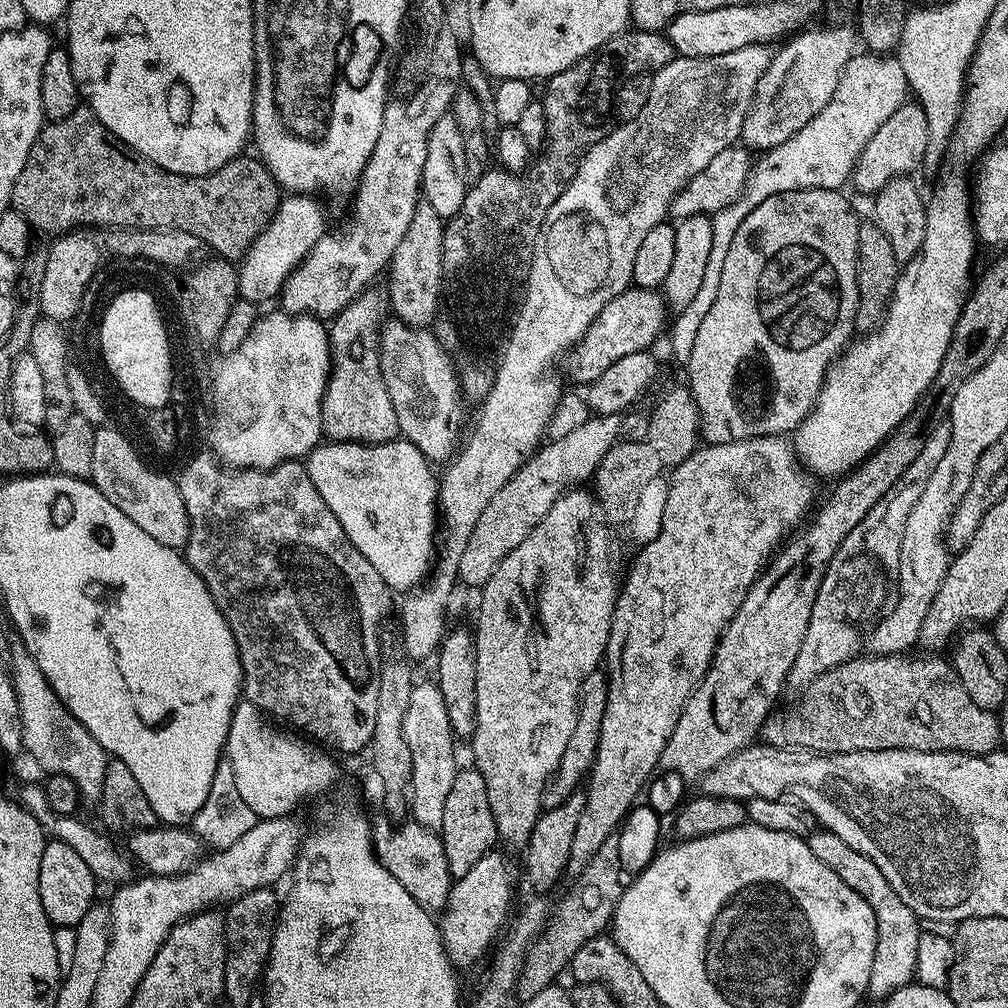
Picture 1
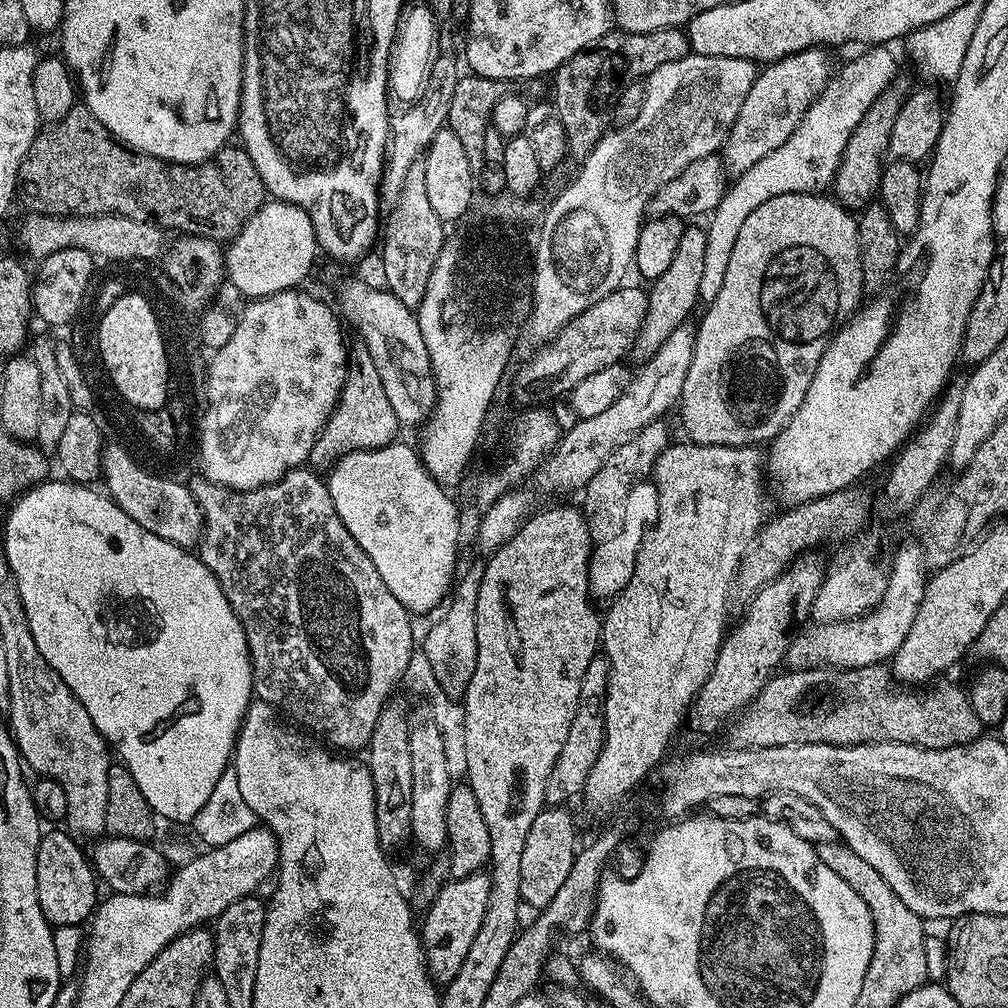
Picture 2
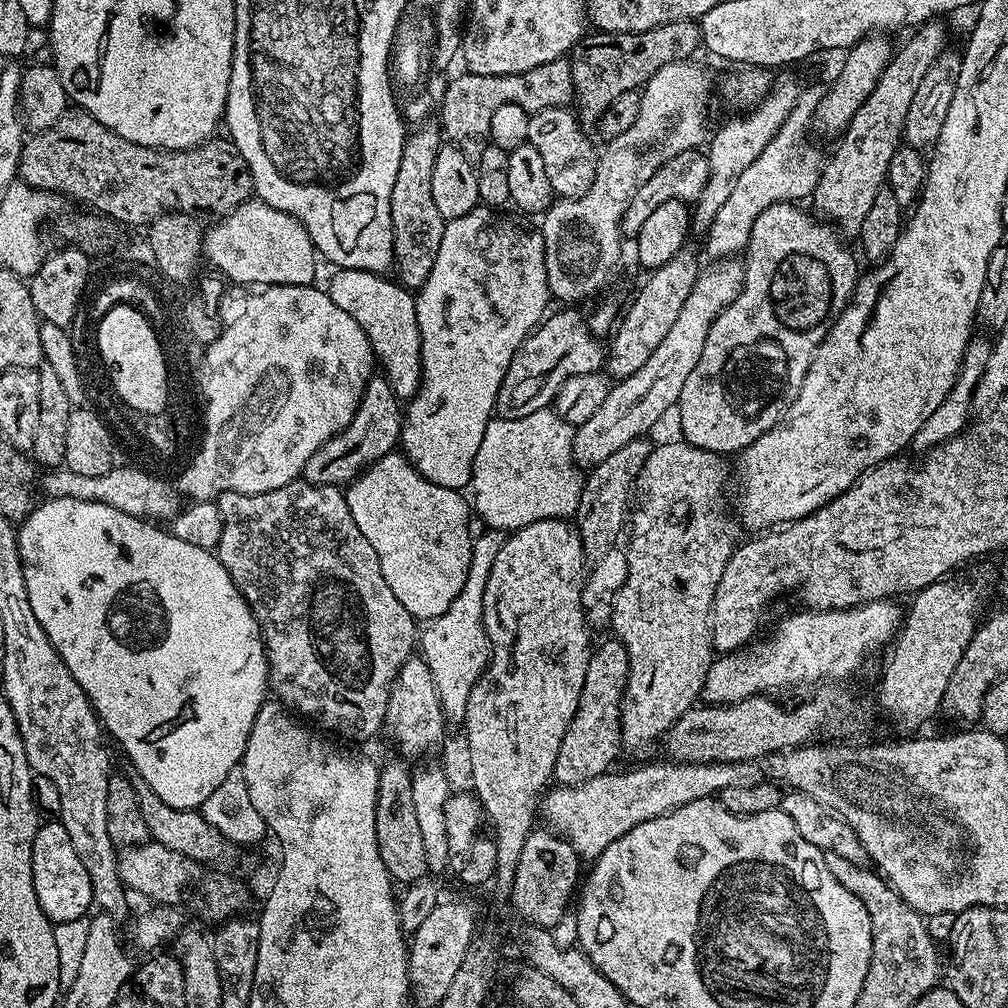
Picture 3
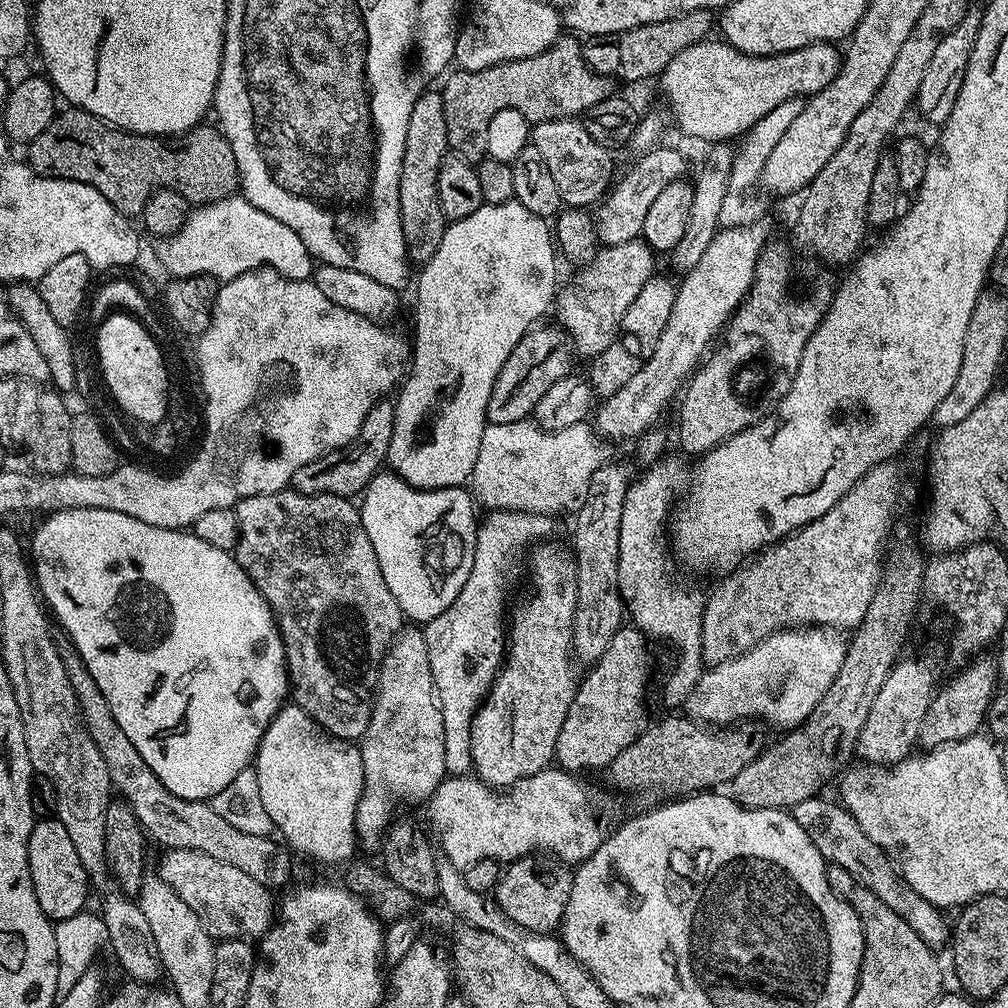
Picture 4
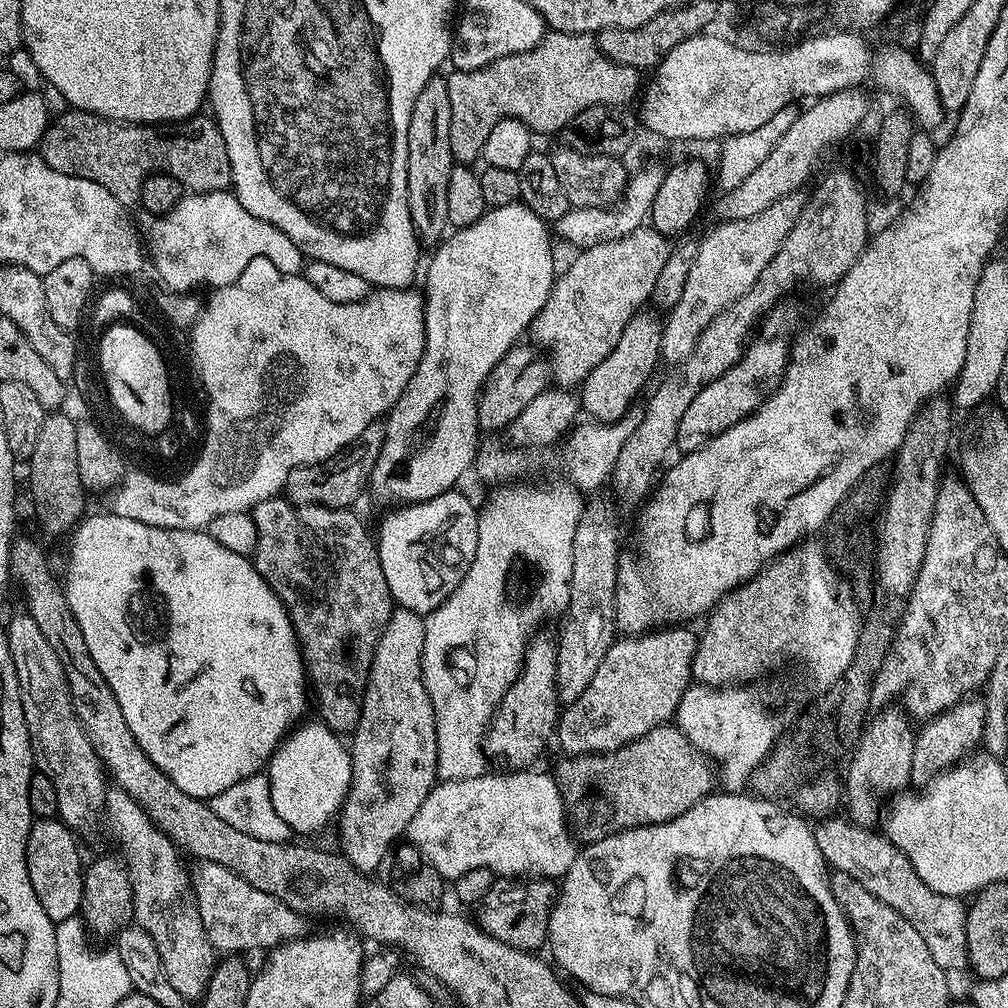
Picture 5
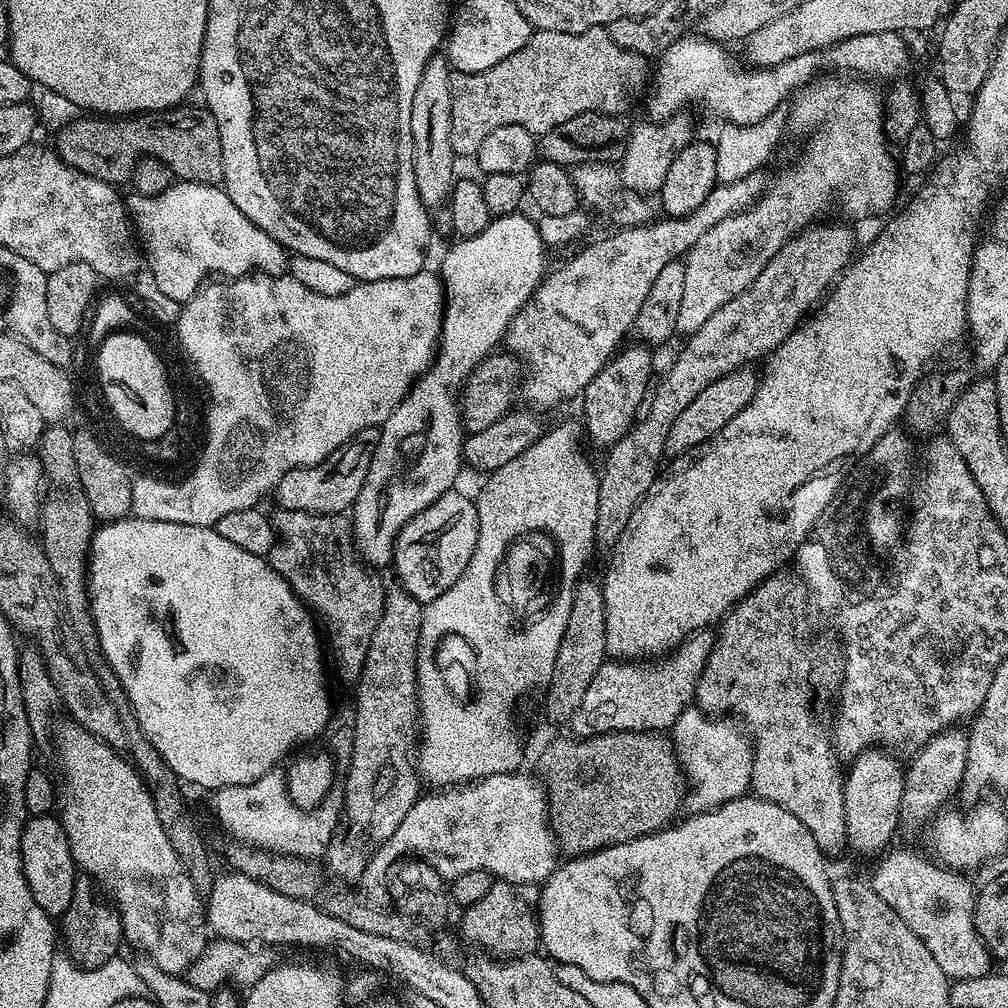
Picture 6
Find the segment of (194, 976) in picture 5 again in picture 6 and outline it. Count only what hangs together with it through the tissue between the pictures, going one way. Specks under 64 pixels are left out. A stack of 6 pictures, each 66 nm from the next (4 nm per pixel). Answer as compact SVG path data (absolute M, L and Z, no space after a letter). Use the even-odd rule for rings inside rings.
M68 722L68 725L61 730L60 736L64 739L64 768L68 771L68 789L65 792L63 789L62 799L58 804L58 819L66 830L66 838L70 842L70 854L74 858L77 869L83 875L85 872L88 875L85 877L95 881L105 893L107 893L106 891L109 892L107 895L111 897L117 910L120 911L120 921L124 927L124 939L129 945L132 943L134 947L140 948L136 950L154 958L154 962L158 962L158 966L162 970L173 974L187 973L188 968L202 954L204 947L210 943L209 937L206 935L206 916L202 911L202 896L201 893L196 891L194 882L182 866L178 854L174 854L174 846L170 846L170 838L166 838L166 830L162 826L162 822L158 822L158 810L154 810L154 798L148 793L148 785L136 768L125 757L125 761L120 757L121 753L117 749L102 743L94 734L90 734L79 724Z

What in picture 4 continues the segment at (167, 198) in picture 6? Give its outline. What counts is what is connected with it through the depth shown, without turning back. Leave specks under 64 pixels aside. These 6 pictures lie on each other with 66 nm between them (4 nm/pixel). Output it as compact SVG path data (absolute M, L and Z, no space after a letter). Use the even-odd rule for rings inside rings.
M240 194L193 207L184 225L173 236L163 237L155 250L162 257L164 272L172 278L213 276L223 282L265 267L291 280L306 280L314 272L314 257L302 246L302 238Z

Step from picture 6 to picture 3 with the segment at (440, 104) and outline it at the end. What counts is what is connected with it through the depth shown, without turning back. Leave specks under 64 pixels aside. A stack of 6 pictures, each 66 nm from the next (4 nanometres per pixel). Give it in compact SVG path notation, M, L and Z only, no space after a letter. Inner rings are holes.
M424 122L413 128L416 129L413 132L411 129L404 141L402 162L398 162L398 178L394 178L394 194L390 194L390 218L394 234L395 279L409 290L419 290L426 278L430 278L430 270L434 270L434 258L438 258L438 246L442 246L446 222L442 214L438 214L438 206L434 206L434 190L430 186L430 181L434 179L434 161L442 143L442 129L436 122Z

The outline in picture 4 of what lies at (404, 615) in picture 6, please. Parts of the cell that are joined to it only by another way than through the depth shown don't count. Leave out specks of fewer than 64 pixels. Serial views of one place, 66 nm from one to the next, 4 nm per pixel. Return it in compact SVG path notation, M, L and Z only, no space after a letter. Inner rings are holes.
M414 626L403 629L388 649L376 679L370 723L358 746L362 754L364 788L356 811L356 839L363 847L365 844L368 848L379 849L384 839L384 831L397 815L396 807L400 802L423 803L431 799L434 790L448 774L445 766L445 723L442 721L441 706L436 701L429 648L424 635L421 629Z

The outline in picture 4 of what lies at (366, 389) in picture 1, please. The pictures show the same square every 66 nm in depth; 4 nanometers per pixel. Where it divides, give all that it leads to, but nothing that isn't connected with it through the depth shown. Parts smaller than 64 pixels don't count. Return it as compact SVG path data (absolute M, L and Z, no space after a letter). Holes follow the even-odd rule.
M385 398L379 404L375 404L370 410L368 421L362 426L362 430L351 440L345 448L339 448L333 452L327 452L314 462L302 466L298 474L294 474L291 487L295 491L307 496L318 494L334 494L335 496L346 496L349 498L363 493L368 483L377 472L381 471L382 465L388 459L390 450L390 434L394 434L394 410L395 403Z

